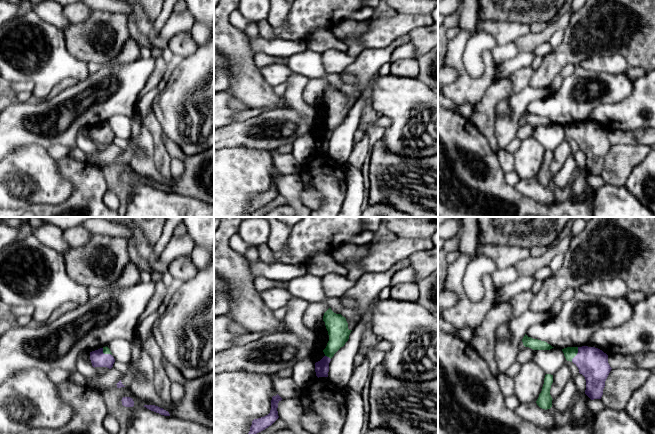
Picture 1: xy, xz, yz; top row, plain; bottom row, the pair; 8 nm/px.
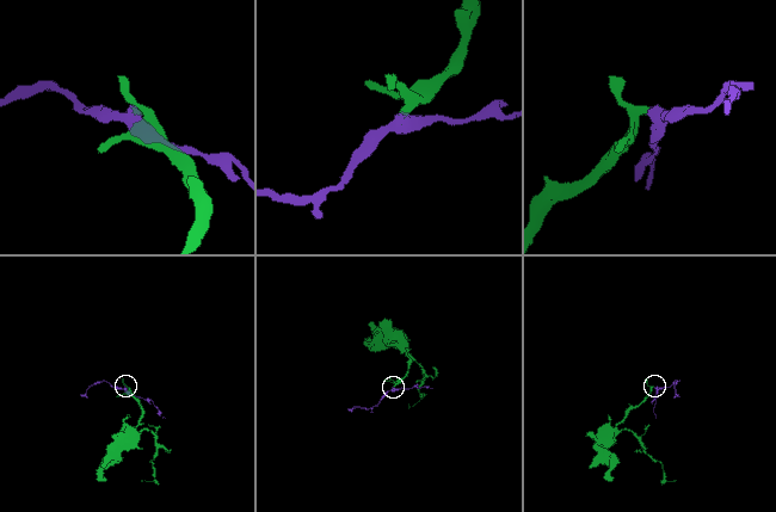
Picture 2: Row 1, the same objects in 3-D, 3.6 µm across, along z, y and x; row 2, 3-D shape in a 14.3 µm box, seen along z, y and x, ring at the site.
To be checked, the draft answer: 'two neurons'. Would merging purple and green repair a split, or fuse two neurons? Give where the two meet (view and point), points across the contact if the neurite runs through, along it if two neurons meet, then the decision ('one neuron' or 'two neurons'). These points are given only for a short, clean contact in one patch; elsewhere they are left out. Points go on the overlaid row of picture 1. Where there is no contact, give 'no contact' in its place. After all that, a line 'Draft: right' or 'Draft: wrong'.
contact yz (577, 354); way yz (592, 362), (577, 354), (570, 352); one neuron
Draft: wrong

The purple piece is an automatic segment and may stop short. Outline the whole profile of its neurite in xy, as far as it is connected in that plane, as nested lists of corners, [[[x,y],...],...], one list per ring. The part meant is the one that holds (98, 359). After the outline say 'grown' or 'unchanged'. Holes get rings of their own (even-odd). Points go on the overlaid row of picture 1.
[[[107,346],[90,352],[90,360],[94,368],[107,367],[111,369],[115,362],[115,359]]]; grown

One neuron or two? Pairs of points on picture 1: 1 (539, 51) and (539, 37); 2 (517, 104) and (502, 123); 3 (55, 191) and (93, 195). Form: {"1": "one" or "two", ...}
{"1": "two", "2": "one", "3": "two"}

